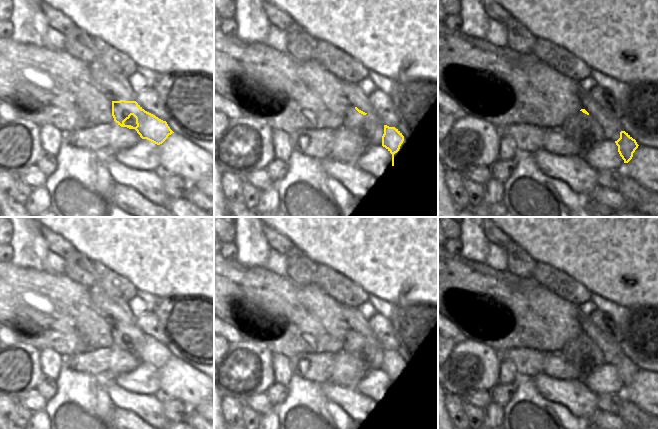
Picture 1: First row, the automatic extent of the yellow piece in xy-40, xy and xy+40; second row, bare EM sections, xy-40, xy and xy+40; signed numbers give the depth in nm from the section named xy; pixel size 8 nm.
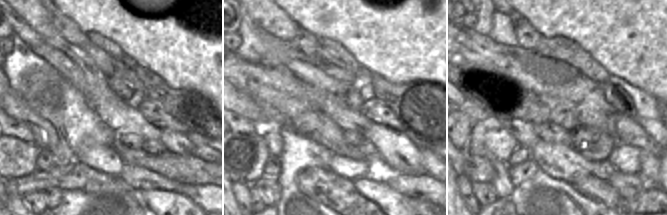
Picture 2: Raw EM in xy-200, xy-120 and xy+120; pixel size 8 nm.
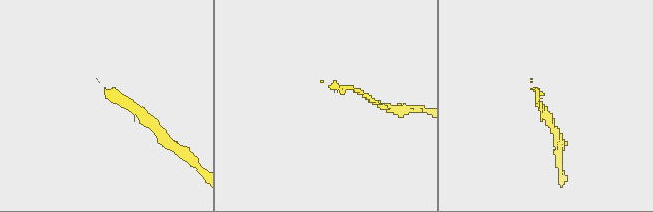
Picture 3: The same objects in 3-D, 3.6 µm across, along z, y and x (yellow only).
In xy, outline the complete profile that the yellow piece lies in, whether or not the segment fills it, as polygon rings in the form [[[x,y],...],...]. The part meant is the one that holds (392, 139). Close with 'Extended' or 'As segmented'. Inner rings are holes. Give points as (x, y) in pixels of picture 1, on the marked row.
[[[384,125],[384,134],[382,136],[382,146],[392,154],[392,166],[394,166],[394,154],[400,149],[404,141],[404,136],[395,127]]]. As segmented.

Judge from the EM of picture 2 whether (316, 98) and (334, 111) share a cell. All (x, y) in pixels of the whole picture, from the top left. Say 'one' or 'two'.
one

